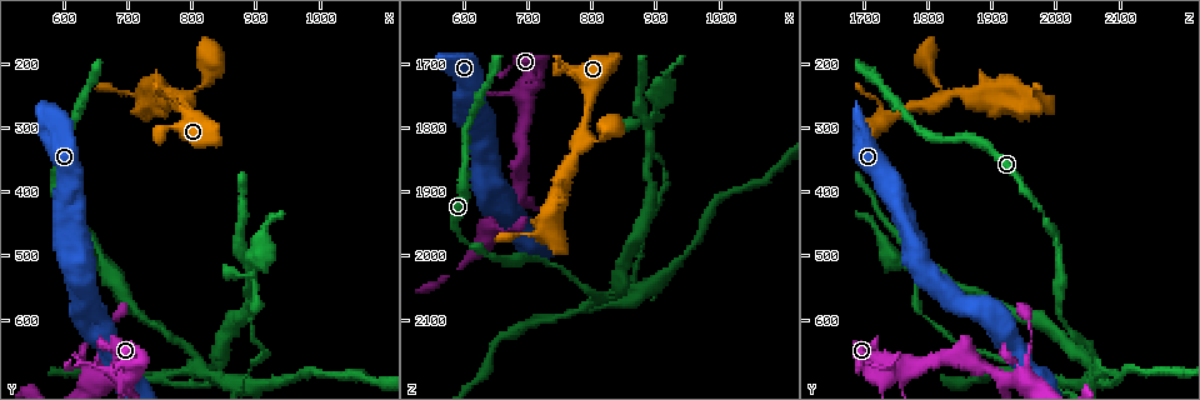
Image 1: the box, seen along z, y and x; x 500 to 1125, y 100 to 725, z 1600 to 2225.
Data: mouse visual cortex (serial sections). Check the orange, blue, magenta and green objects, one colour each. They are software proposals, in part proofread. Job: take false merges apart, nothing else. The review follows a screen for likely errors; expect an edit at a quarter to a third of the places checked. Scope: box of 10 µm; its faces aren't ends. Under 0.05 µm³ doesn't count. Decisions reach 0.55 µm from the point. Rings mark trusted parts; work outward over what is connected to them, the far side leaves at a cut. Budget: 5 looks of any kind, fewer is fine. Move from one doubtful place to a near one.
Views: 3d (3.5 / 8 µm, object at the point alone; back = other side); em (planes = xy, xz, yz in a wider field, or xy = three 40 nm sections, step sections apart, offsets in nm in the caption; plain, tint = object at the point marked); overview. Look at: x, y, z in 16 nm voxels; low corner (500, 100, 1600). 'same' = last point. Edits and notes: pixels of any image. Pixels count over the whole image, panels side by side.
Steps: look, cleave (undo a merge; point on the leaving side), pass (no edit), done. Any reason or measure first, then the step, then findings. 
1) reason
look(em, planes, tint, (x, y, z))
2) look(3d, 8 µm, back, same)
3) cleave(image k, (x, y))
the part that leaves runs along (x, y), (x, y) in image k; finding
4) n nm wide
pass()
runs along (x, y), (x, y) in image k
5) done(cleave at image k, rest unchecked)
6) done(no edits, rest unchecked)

abrupt turn
look(3d, 3.5 µm, (740, 260, 1940))

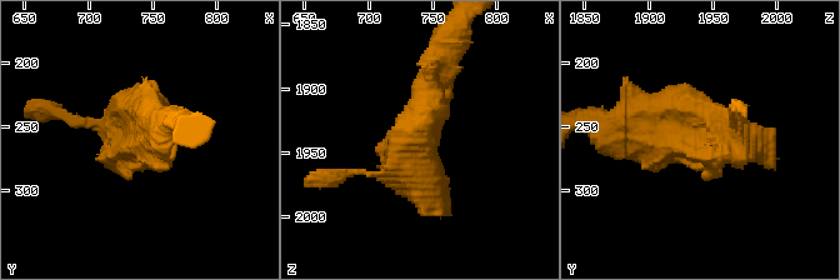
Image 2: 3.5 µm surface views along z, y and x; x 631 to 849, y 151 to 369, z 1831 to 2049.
shape alone is not enough
look(em, xy, step 3, plain, (738, 262, 1940))

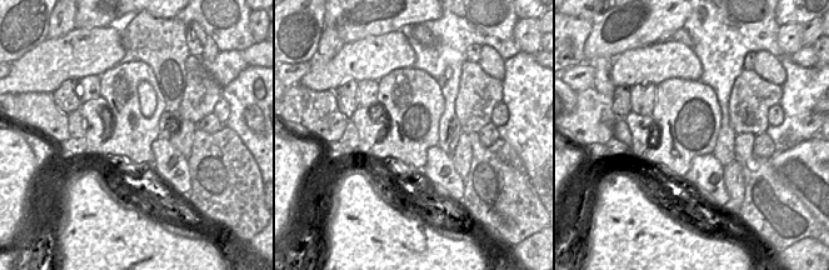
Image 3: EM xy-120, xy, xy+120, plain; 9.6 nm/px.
look(em, xy, step 3, tint, same)

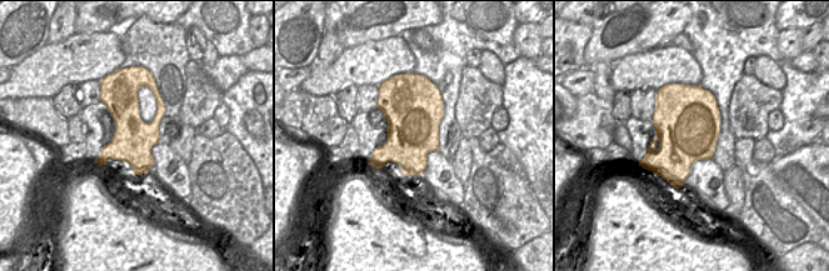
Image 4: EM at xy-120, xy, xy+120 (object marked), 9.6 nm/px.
pass()
all the same cell

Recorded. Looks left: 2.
look(3d, 8 µm, (695, 690, 1750))

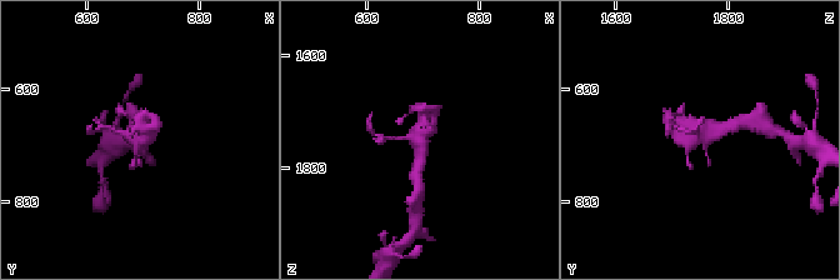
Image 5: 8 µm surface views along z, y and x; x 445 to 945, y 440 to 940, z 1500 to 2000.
need the tissue
look(em, xy, step 2, tint, same)

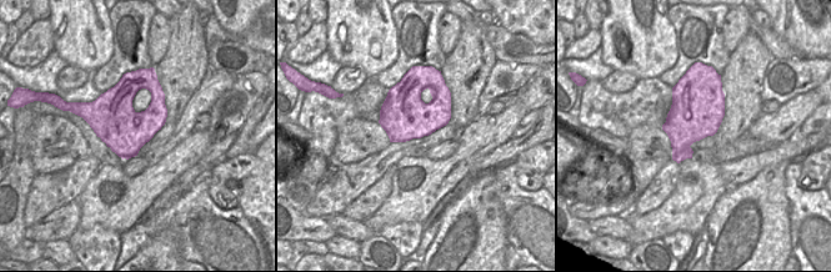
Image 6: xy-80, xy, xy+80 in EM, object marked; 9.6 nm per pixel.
pass()
runs along (673, 115), (693, 138), (730, 123) in image 5; all the same cell

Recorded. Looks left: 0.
done(no edits, rest unchecked)

